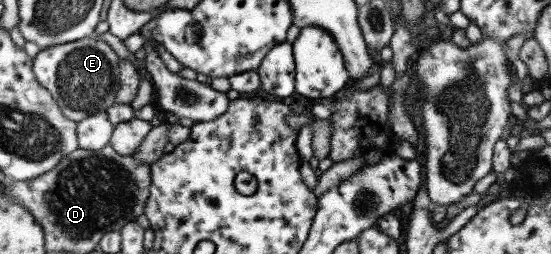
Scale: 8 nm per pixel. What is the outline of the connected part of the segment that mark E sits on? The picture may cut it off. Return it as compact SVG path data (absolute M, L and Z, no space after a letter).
M85 37L39 49L32 58L32 73L35 80L50 92L61 114L67 120L79 122L86 115L104 112L114 104L119 86L119 61L102 39Z

